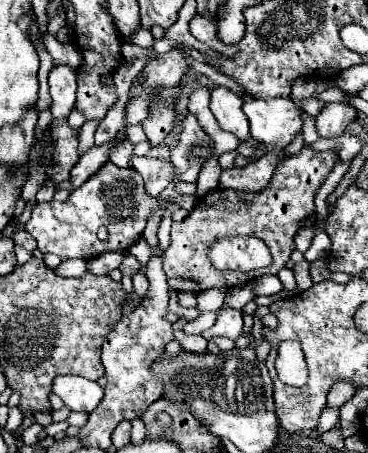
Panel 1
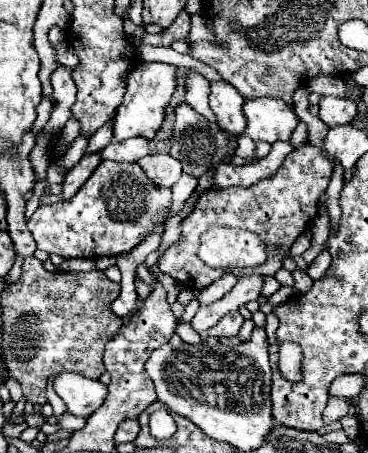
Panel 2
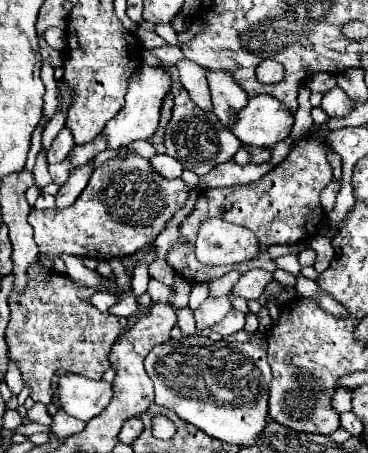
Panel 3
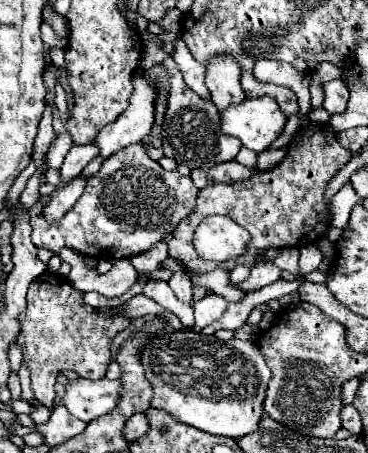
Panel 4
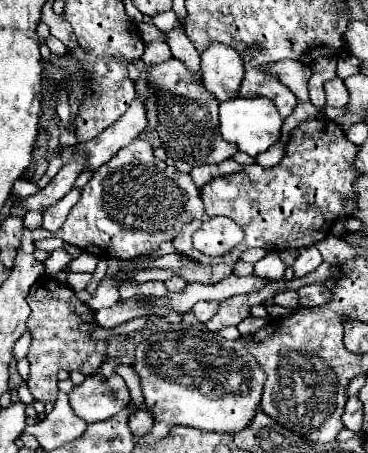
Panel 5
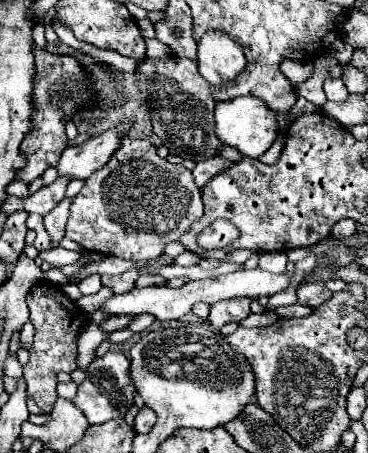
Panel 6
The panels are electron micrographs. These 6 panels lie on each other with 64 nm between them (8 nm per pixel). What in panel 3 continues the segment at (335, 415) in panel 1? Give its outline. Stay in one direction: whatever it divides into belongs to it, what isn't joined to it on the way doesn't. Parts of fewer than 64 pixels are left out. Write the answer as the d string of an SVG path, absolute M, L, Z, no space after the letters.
M338 388L336 396L334 396L334 408L336 408L336 412L342 414L342 412L350 410L352 408L350 400L352 400L352 390L350 388Z

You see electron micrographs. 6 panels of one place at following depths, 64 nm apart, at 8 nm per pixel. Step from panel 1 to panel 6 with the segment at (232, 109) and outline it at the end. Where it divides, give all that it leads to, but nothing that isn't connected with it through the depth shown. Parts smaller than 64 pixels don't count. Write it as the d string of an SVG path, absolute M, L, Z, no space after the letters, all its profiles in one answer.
M206 32L198 42L198 70L210 84L234 80L244 66L244 48L226 32Z

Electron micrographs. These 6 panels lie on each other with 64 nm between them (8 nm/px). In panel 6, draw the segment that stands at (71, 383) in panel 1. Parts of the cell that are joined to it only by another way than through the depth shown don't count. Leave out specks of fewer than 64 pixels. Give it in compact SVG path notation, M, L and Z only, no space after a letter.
M114 350L96 358L86 368L86 378L78 386L78 394L72 402L86 414L90 424L104 424L108 420L124 420L128 410L134 406L134 392L136 392L128 374L130 374L130 360L122 352L114 352Z

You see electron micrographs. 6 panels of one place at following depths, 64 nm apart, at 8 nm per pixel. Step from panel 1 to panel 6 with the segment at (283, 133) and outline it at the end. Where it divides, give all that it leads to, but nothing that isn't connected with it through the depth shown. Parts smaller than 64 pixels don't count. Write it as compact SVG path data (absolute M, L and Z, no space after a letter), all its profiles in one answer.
M244 96L244 98L228 100L224 104L218 102L216 110L214 110L214 118L216 118L214 134L218 136L218 140L222 144L238 148L244 156L250 156L250 158L260 158L272 146L272 142L278 134L272 110L262 100L256 100L256 98Z

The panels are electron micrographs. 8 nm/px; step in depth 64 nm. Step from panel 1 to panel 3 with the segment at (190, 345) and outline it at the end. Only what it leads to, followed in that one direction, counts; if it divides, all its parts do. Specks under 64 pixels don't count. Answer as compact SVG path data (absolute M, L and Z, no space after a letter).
M186 306L186 308L178 308L178 310L176 310L176 316L178 316L178 326L182 328L182 334L184 334L184 336L196 334L194 312L192 312L188 306Z

